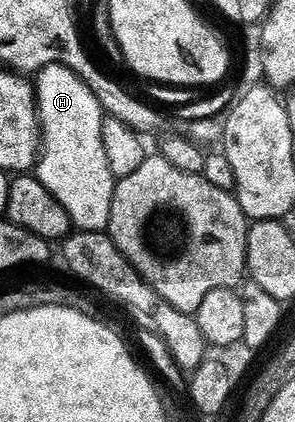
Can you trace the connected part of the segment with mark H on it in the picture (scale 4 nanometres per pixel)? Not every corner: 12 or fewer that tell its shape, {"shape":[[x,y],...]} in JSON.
{"shape":[[65,65],[36,77],[40,180],[79,230],[110,223],[102,105]]}

